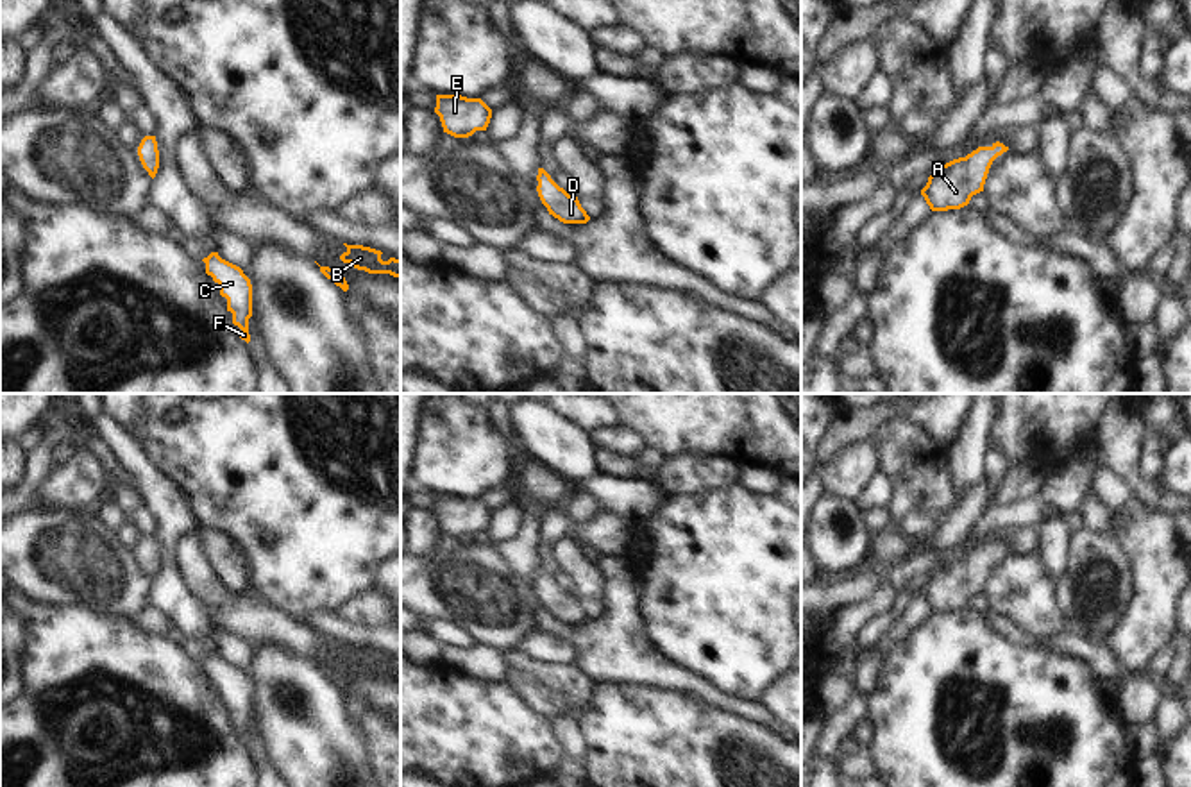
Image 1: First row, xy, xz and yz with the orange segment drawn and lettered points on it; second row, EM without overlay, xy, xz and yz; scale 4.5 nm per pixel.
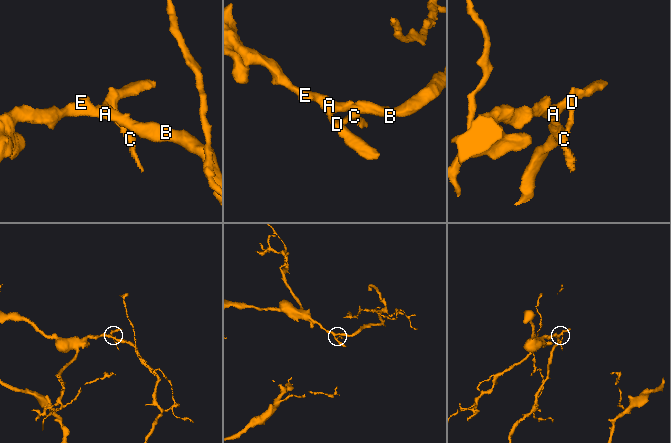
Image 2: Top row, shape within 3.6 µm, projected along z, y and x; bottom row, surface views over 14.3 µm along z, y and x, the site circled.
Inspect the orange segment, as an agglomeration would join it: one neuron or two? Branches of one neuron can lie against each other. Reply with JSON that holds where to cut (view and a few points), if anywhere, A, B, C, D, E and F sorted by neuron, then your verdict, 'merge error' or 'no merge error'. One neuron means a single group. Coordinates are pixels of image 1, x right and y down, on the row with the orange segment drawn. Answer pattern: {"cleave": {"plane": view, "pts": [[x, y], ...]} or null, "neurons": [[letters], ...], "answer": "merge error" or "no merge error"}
{"cleave": null, "neurons": [["A", "B", "C", "D", "E", "F"]], "answer": "no merge error"}

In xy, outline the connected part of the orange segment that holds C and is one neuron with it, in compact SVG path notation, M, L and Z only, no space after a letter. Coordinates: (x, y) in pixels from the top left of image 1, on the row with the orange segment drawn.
M211 252L202 259L206 263L206 274L220 284L220 295L227 299L227 311L232 313L232 324L241 329L240 338L247 343L249 318L252 317L252 284L243 270Z

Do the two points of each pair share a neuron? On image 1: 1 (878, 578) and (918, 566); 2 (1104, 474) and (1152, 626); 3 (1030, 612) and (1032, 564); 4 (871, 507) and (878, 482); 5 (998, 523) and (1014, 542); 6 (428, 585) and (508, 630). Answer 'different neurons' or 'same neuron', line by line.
1: same neuron
2: same neuron
3: same neuron
4: same neuron
5: different neurons
6: same neuron

